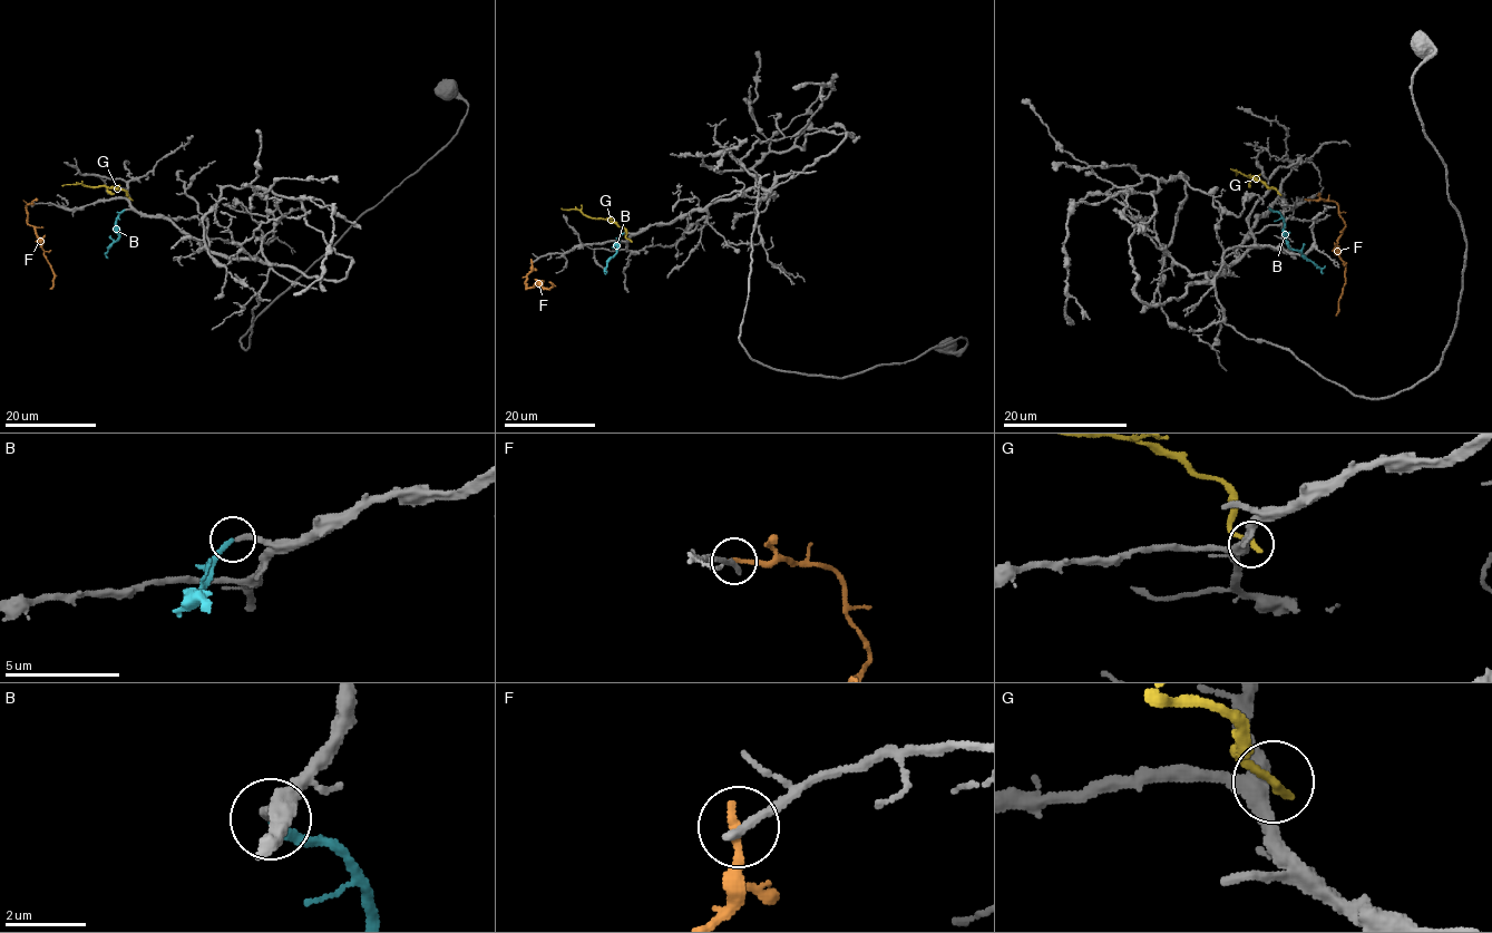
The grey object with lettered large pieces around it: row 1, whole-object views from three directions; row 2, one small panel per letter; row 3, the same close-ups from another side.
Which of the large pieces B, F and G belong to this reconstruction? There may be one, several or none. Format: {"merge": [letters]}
{"merge": ["B"]}

